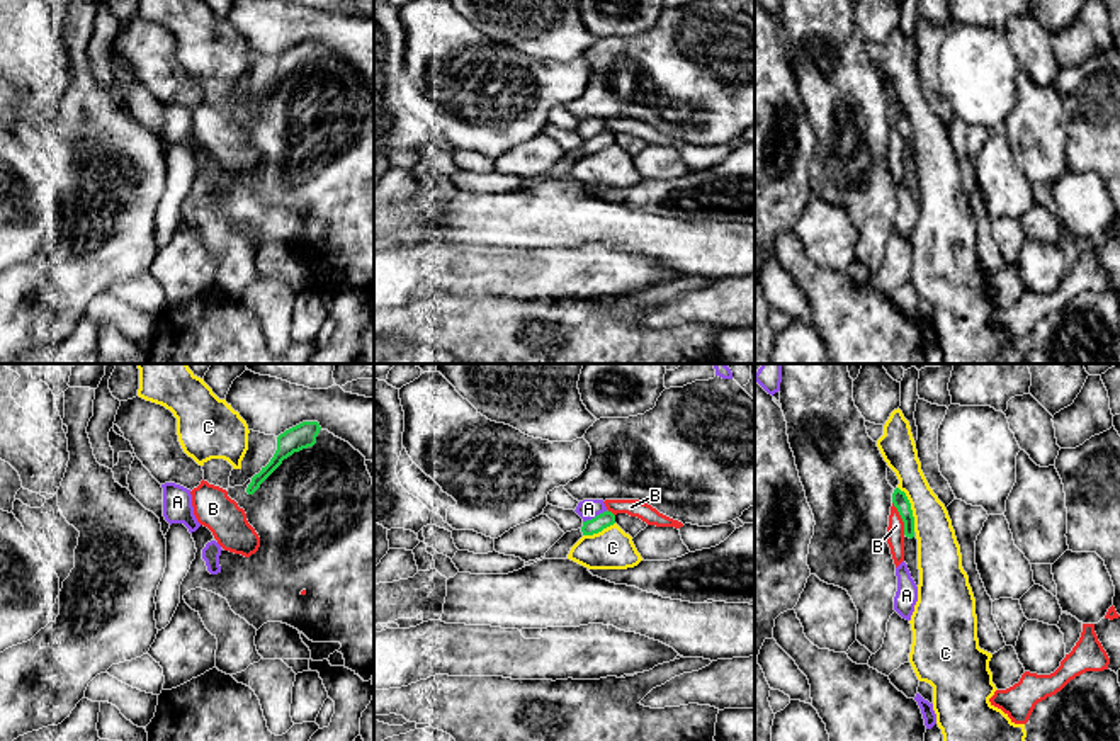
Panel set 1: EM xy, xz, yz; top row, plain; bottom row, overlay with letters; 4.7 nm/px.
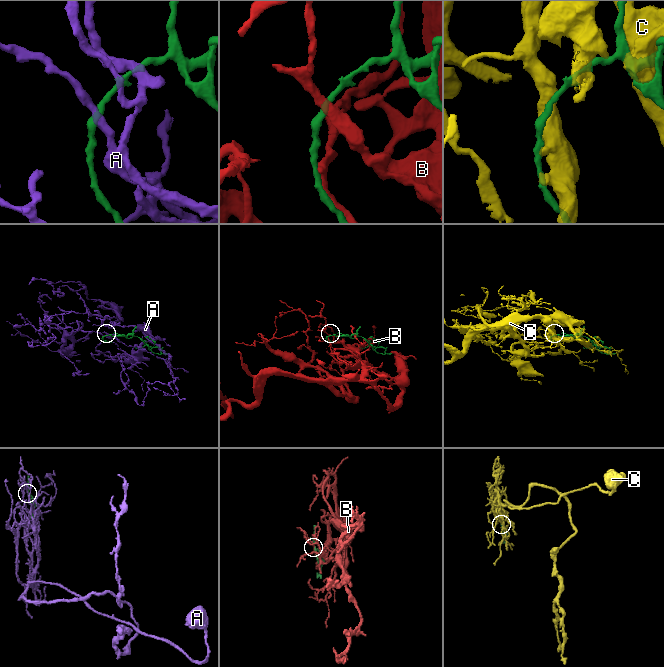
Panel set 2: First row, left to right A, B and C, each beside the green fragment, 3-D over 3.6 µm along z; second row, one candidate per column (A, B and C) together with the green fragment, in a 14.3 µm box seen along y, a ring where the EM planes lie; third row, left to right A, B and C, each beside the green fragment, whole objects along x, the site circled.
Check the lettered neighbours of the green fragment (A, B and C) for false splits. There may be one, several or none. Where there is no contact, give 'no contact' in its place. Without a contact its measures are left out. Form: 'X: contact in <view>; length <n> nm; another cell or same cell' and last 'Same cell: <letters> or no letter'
A: contact in xz; length 130 nm; same cell
B: contact in yz; length 170 nm; another cell
C: contact in yz; length 240 nm; another cell
Same cell: A

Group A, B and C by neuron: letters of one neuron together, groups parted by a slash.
A / B / C

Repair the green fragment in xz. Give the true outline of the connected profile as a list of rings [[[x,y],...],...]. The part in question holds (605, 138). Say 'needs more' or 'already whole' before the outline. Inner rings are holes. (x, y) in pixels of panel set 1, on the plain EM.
needs more; [[[583,119],[574,129],[583,138],[583,155],[593,155],[615,143],[615,134],[607,129],[603,119]]]

